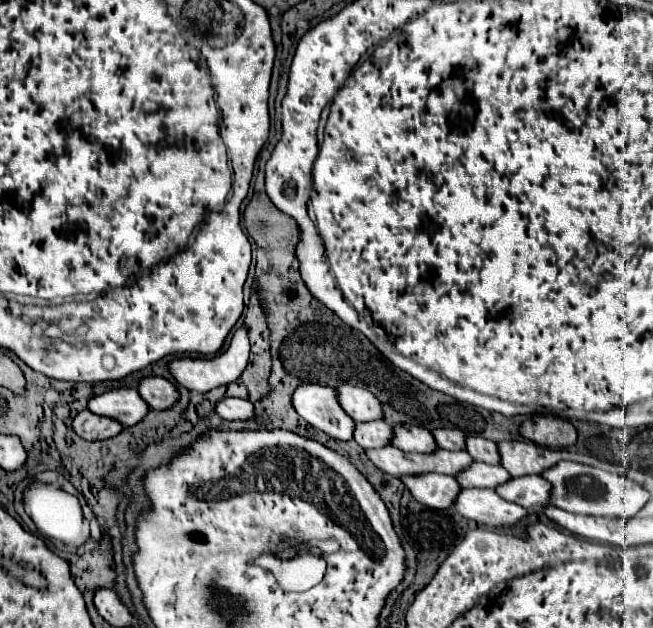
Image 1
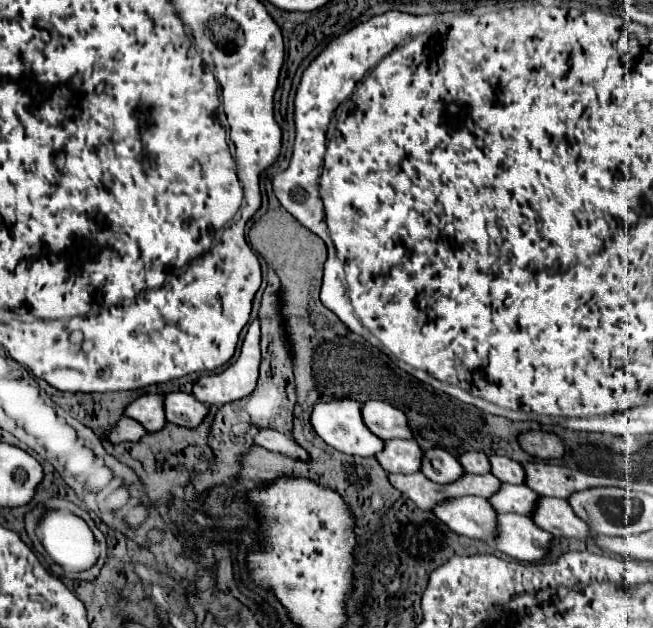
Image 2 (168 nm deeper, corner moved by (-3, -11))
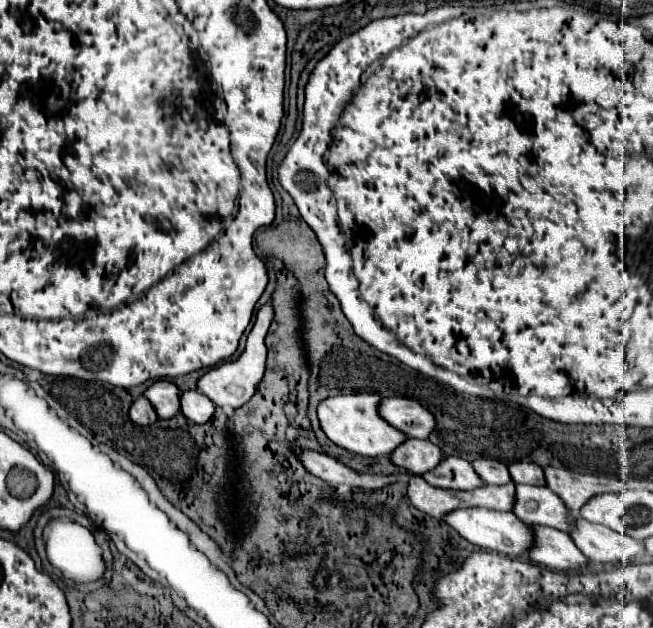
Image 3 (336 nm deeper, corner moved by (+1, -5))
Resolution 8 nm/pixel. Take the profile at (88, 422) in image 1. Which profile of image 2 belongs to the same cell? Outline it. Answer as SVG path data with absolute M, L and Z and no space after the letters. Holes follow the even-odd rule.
M123 416L123 418L119 418L119 422L105 434L105 440L107 440L109 444L137 442L143 434L145 434L145 428L143 428L139 422Z

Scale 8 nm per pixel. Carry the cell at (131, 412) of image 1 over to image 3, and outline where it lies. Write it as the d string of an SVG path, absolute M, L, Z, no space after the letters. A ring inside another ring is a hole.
M169 380L153 382L147 388L145 396L155 406L159 418L173 418L179 412L179 388Z

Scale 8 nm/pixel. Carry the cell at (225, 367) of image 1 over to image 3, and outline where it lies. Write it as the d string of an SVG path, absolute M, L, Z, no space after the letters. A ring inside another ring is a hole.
M271 302L263 304L257 312L257 320L255 320L255 326L247 338L247 350L233 362L225 362L225 364L219 364L215 368L211 368L207 374L203 374L203 378L199 380L199 390L219 408L225 408L225 406L231 406L231 408L239 408L243 406L245 402L249 402L259 386L259 382L263 380L263 374L265 374L265 358L267 358L267 348L265 348L265 336L267 336L267 330L271 326L271 318L273 318L273 306Z

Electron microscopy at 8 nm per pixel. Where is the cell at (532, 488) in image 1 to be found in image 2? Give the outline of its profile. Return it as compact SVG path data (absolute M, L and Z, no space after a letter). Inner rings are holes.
M543 496L539 498L539 508L535 510L535 516L531 520L539 526L551 532L553 536L567 536L567 538L579 538L579 540L589 540L589 526L583 524L571 510L567 500Z

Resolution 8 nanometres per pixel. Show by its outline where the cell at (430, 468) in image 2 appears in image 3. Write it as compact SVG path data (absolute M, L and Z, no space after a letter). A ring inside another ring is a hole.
M447 456L435 470L423 474L423 478L431 486L447 490L475 490L483 486L483 480L475 474L473 466L457 456Z

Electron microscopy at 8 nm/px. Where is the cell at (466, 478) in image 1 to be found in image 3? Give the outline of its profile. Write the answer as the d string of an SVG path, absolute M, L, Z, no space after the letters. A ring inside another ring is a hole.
M517 484L517 502L513 512L527 524L551 526L563 532L575 530L573 512L547 486Z

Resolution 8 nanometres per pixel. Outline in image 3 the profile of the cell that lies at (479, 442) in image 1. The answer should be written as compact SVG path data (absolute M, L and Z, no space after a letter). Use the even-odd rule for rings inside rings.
M515 462L509 466L511 478L515 484L531 484L531 486L545 486L543 482L543 468L531 462Z

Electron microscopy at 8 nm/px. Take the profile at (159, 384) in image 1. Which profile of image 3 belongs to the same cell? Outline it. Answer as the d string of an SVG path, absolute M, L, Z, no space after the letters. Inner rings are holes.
M183 392L181 394L181 412L187 416L187 420L191 420L195 424L205 424L211 420L215 406L201 392Z

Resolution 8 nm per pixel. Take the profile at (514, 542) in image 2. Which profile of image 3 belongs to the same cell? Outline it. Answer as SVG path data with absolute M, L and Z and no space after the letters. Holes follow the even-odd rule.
M533 526L535 546L527 552L527 556L541 566L551 570L585 570L589 566L589 558L575 546L567 532L547 528L547 526Z

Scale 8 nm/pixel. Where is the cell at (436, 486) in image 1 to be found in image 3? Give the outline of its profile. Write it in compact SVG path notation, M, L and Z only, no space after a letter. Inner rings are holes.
M465 508L465 510L455 510L455 514L453 512L447 514L445 522L451 528L455 528L467 542L481 548L491 548L505 556L523 556L529 550L529 546L535 544L531 526L521 522L511 512L497 512L497 510L487 510L487 508Z

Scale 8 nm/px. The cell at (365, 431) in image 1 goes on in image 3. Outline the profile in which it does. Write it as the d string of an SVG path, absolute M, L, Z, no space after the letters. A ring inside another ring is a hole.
M407 440L401 444L393 454L391 460L393 464L413 472L413 474L425 474L439 466L443 462L445 454L439 450L439 446L431 444L429 440Z

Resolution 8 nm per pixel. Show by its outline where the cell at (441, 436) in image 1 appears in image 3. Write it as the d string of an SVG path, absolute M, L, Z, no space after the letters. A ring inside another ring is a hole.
M479 458L473 462L475 472L481 476L481 480L485 480L487 484L511 484L511 474L507 470L507 466L503 462L495 462L493 458Z

